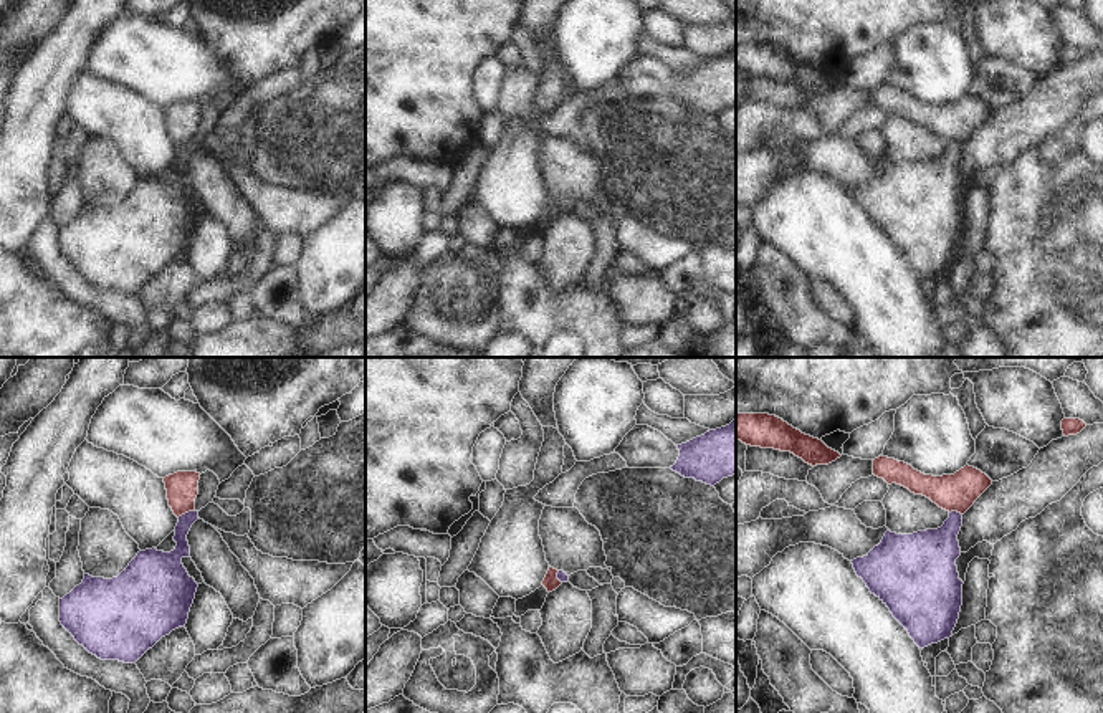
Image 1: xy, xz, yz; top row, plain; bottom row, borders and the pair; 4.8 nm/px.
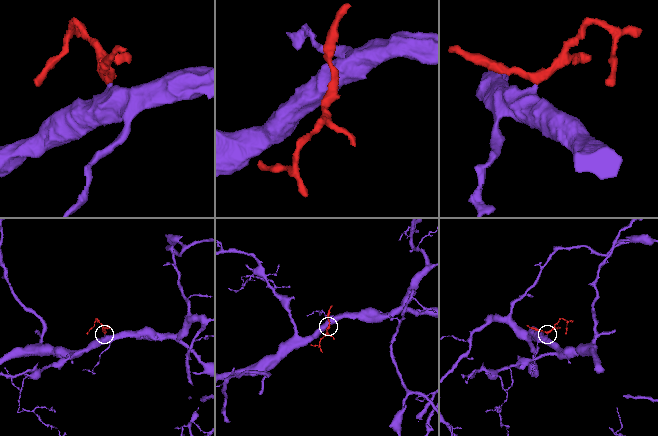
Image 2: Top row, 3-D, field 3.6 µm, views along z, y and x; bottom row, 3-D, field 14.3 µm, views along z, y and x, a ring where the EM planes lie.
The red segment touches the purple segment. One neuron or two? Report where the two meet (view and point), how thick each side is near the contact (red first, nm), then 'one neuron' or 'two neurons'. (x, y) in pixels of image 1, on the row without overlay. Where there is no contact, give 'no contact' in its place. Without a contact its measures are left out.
contact xy (186, 141); calibres 160 and 100 nm; two neurons

